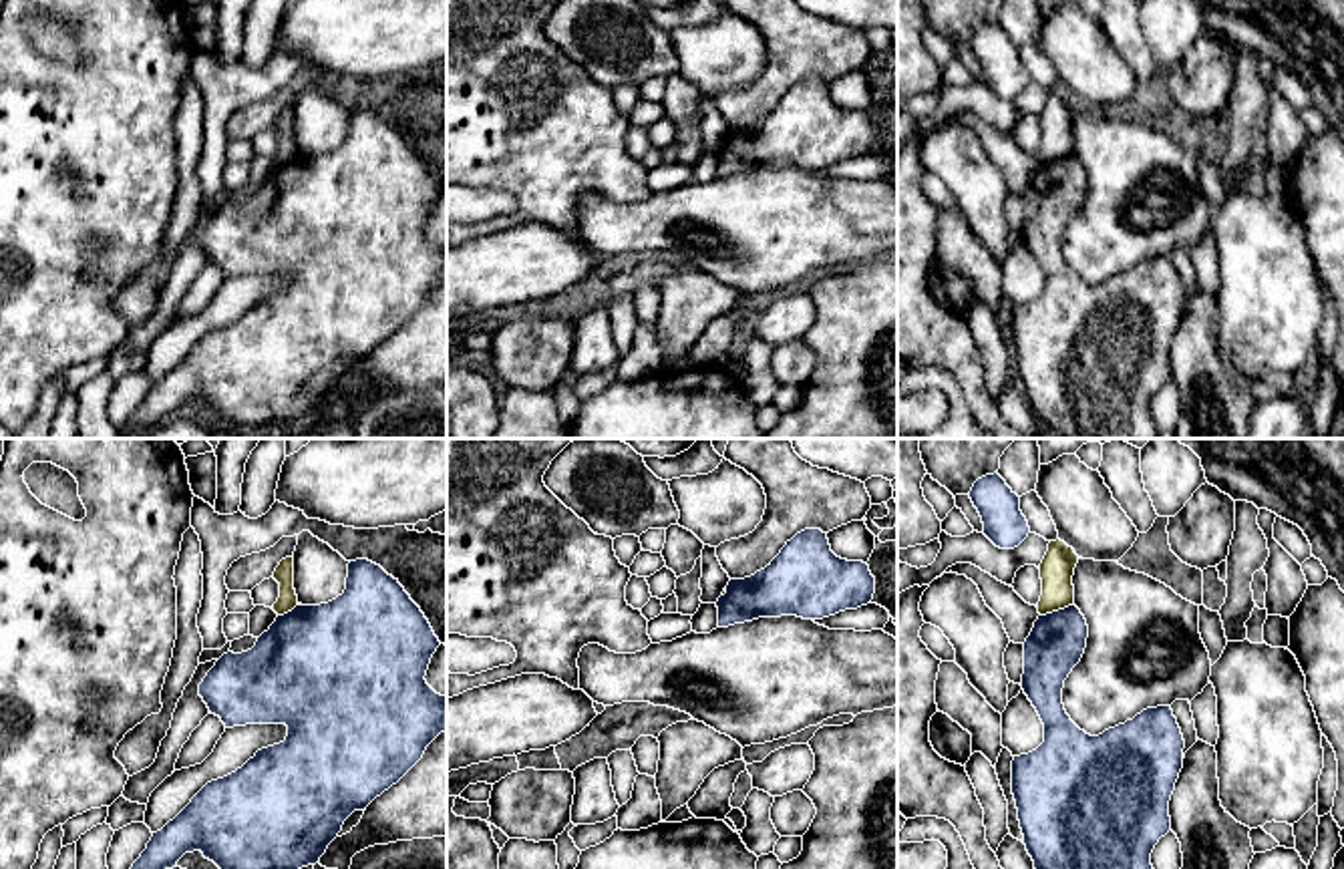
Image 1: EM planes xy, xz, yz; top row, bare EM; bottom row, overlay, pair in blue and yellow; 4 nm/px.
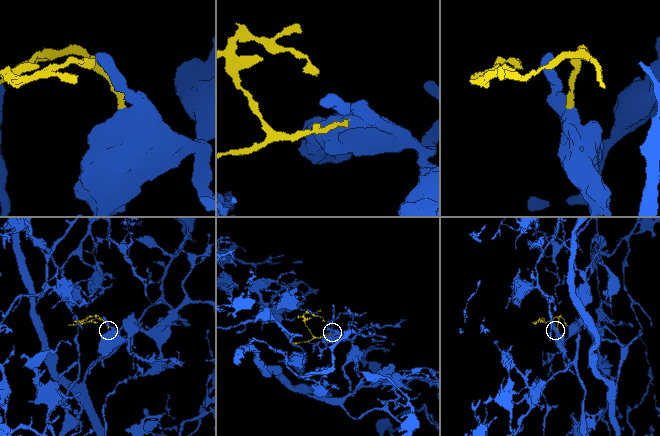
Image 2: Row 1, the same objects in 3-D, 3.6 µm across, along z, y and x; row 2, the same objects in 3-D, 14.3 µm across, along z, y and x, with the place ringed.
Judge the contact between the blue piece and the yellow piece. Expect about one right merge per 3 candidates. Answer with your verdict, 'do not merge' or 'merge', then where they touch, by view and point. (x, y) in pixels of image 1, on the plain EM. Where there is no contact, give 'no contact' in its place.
do not merge; contact yz (1059, 159)

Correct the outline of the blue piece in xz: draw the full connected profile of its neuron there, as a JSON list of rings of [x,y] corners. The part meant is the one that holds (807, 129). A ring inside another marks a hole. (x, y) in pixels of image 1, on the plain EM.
[[[805,78],[761,121],[730,129],[718,147],[718,177],[759,167],[823,169],[871,153],[875,127],[863,111],[831,101],[827,82]]]

